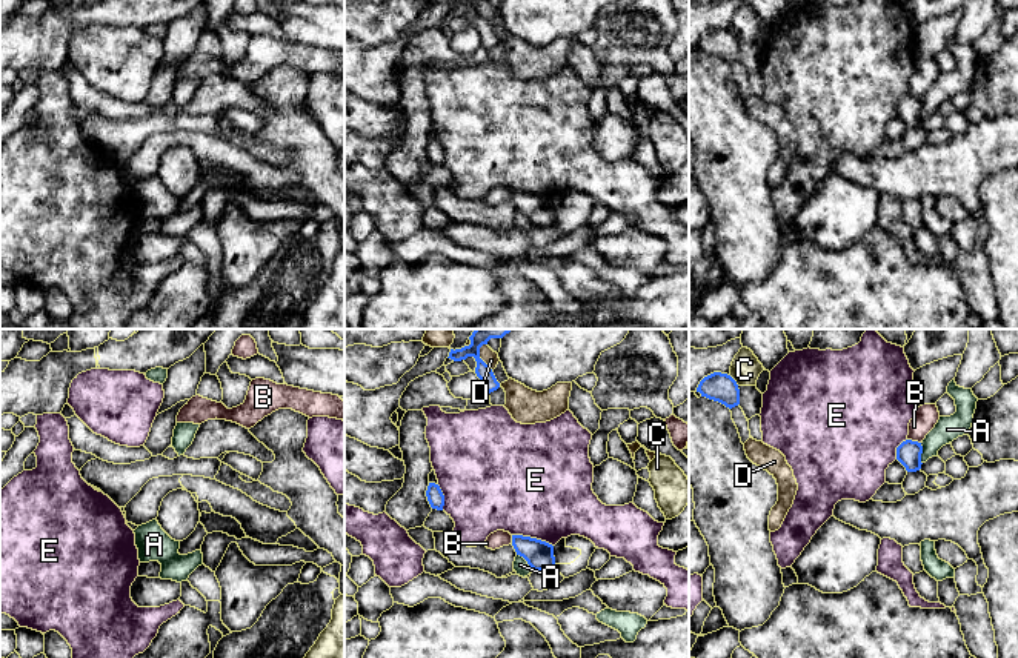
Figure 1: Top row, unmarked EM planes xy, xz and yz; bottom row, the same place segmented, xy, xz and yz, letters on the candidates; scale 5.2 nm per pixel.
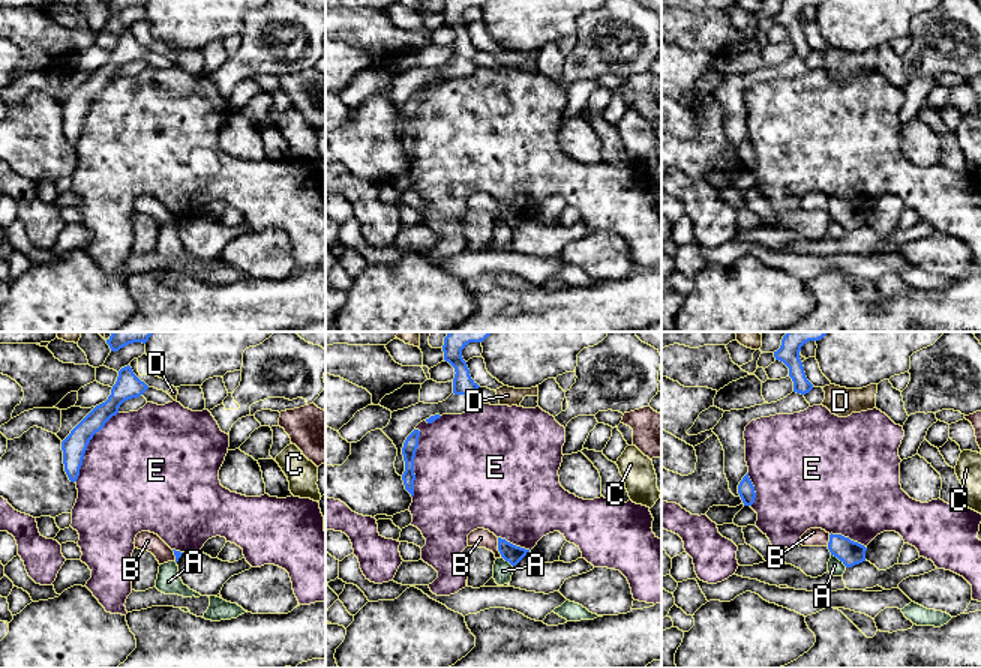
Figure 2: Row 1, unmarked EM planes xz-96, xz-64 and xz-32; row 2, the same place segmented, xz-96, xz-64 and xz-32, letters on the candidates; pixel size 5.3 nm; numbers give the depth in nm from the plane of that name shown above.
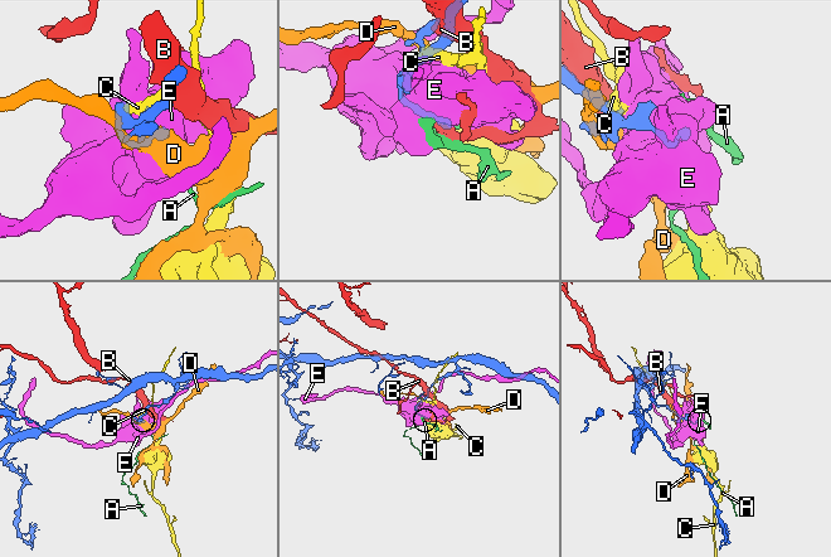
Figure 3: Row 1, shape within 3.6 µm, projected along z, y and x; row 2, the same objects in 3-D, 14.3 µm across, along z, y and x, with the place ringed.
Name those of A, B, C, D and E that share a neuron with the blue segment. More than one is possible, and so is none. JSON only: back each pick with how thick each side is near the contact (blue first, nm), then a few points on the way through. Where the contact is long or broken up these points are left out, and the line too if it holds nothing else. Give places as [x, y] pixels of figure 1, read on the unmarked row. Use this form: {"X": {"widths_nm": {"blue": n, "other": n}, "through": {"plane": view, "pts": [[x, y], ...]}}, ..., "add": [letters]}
{"add": []}

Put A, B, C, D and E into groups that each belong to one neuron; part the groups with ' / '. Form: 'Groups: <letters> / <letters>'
Groups: A / B / C / D / E

